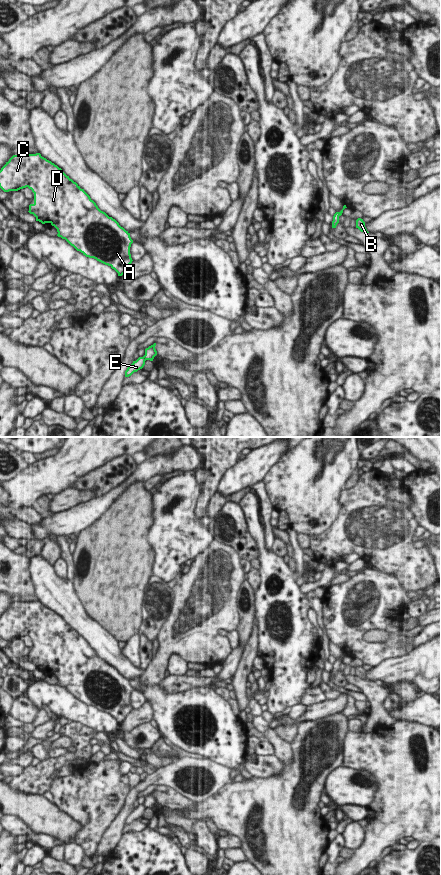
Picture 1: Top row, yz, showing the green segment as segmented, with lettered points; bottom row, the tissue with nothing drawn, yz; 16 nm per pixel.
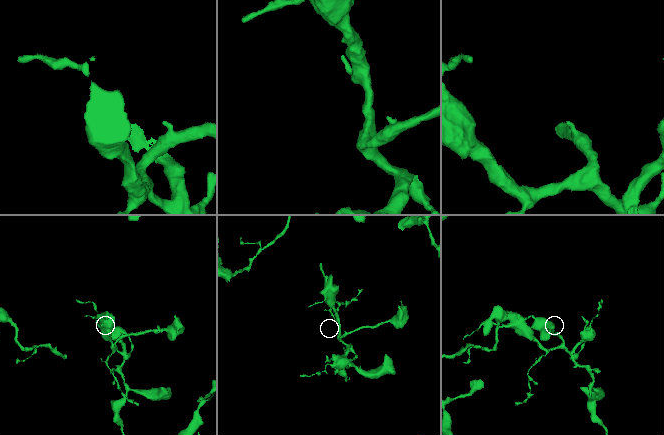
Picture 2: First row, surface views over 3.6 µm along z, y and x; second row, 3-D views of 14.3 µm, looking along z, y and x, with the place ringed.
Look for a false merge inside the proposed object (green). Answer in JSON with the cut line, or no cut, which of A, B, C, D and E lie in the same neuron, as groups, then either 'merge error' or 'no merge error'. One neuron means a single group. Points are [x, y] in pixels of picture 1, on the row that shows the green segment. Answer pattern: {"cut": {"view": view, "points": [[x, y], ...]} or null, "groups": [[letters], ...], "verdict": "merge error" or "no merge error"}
{"cut": {"view": "yz", "points": [[143, 356], [145, 360]]}, "groups": [["A", "B", "C", "D"], ["E"]], "verdict": "merge error"}

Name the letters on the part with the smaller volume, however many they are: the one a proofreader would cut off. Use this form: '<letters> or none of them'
E

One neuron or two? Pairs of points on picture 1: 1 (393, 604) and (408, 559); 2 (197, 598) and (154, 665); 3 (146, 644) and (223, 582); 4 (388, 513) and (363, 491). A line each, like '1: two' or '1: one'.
1: two
2: one
3: two
4: one

